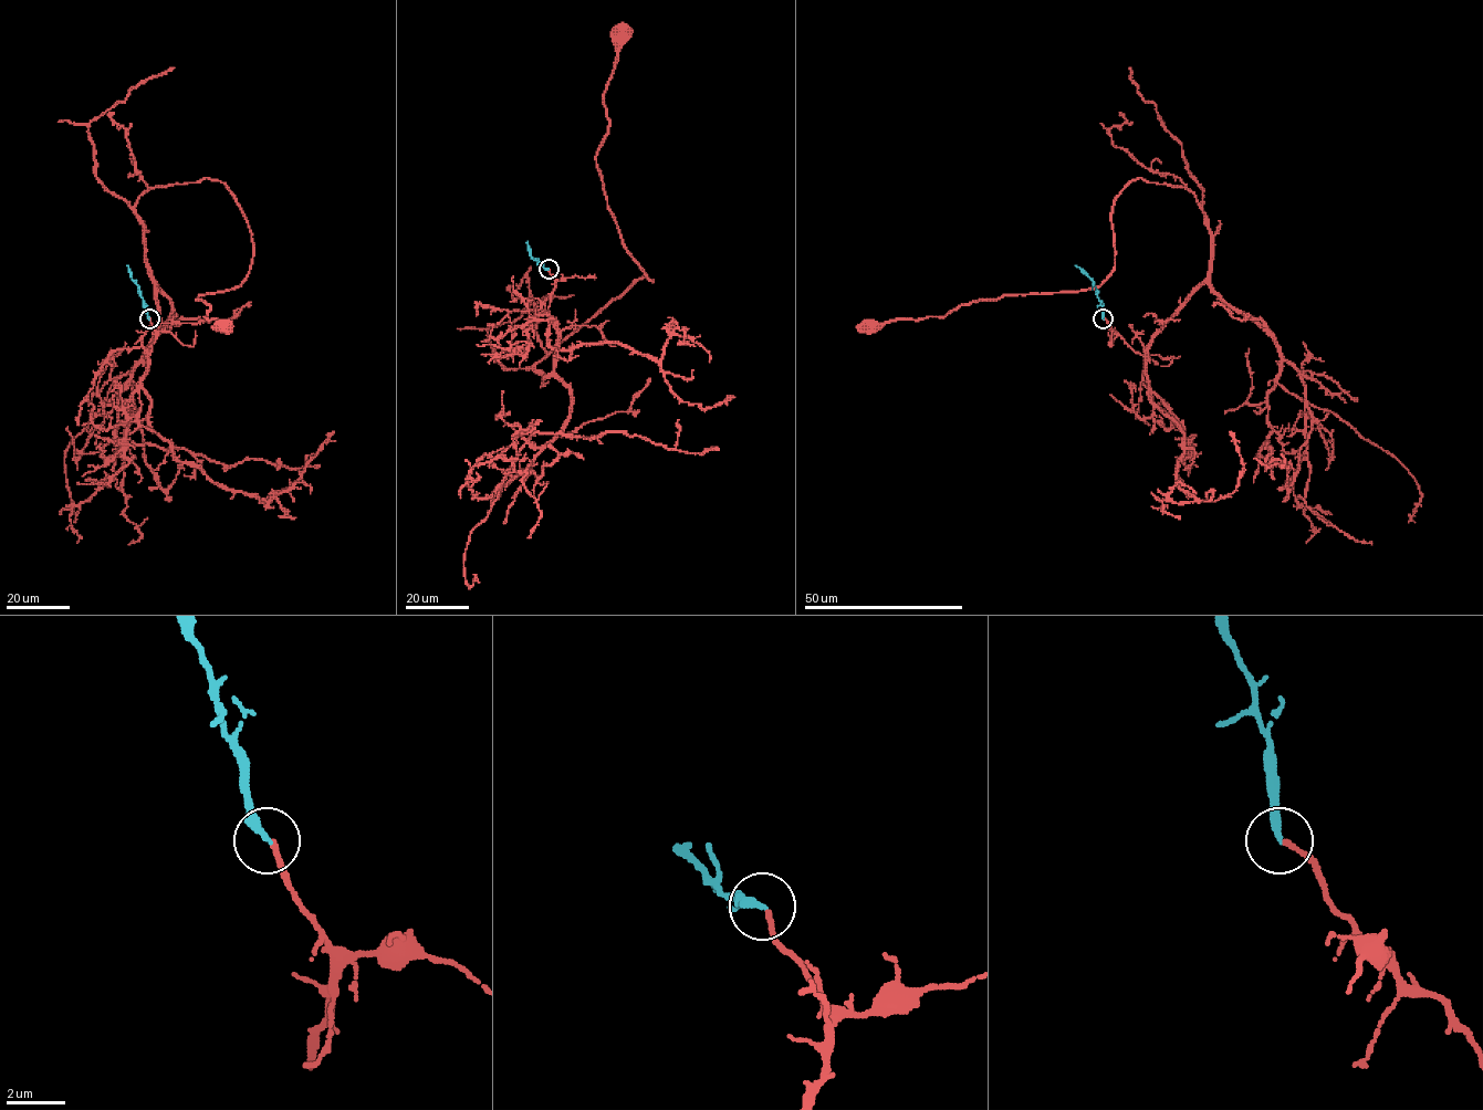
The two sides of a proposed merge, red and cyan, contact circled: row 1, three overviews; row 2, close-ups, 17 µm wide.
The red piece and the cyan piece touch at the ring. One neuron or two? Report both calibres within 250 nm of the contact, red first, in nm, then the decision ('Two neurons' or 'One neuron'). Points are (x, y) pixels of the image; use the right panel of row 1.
Thickness 160 nm (red) against 260 nm. One neuron

